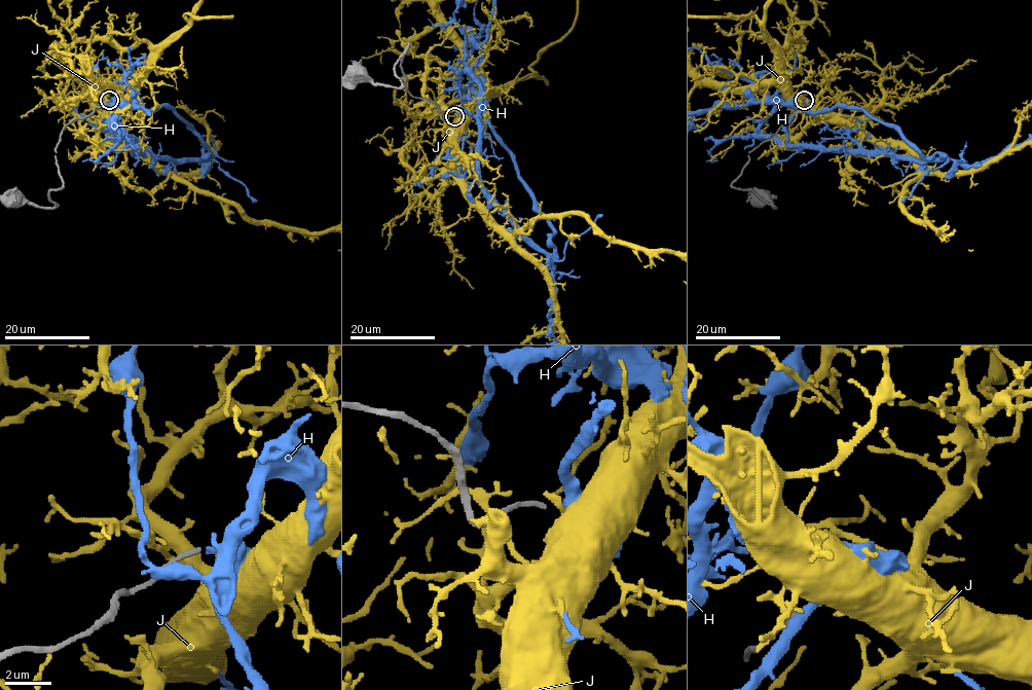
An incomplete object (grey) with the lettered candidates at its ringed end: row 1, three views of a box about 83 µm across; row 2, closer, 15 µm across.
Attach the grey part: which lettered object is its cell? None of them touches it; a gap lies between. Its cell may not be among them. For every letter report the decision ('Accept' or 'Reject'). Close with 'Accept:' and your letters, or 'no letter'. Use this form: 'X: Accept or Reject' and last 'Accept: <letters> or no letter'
H: Reject
J: Reject
Accept: no letter

